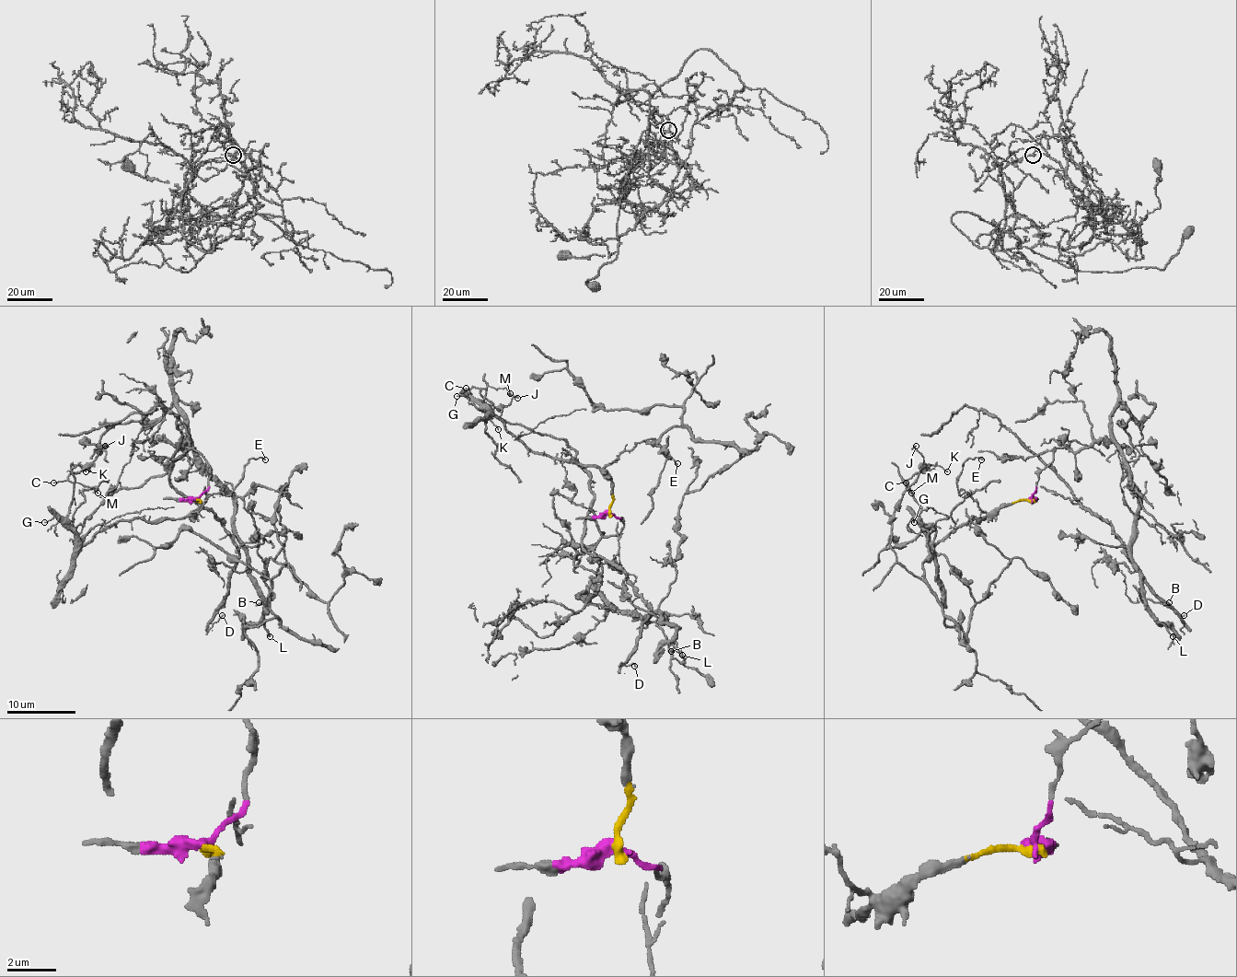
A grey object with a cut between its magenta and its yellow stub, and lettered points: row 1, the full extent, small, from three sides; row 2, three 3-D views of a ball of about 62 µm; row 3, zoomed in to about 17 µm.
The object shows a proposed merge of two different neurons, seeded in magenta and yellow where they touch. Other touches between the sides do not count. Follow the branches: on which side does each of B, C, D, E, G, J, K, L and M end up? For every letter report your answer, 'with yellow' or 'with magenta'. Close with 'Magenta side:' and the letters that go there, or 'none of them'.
B: with magenta
C: with yellow
D: with magenta
E: with yellow
G: with yellow
J: with yellow
K: with yellow
L: with magenta
M: with yellow
Magenta side: B, D, L

